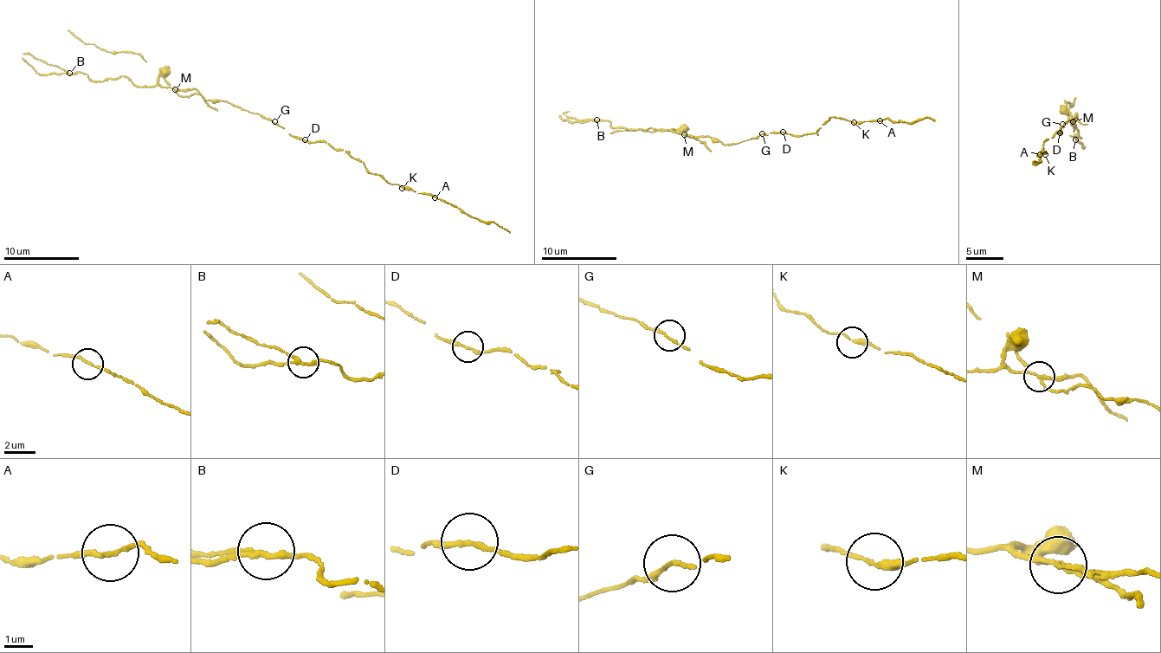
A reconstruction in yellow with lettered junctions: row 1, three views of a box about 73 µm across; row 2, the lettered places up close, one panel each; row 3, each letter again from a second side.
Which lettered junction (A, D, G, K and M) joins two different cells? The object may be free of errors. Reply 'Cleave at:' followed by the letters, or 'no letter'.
Cleave at: M

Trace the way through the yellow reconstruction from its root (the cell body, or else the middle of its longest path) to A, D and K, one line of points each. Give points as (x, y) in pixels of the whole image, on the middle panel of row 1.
A: (761, 133), (782, 132), (803, 136), (815, 132), (831, 116), (841, 117), (854, 122), (880, 120)
D: (761, 133), (783, 131)
K: (761, 133), (782, 132), (803, 136), (815, 132), (831, 116), (841, 117), (854, 122)

